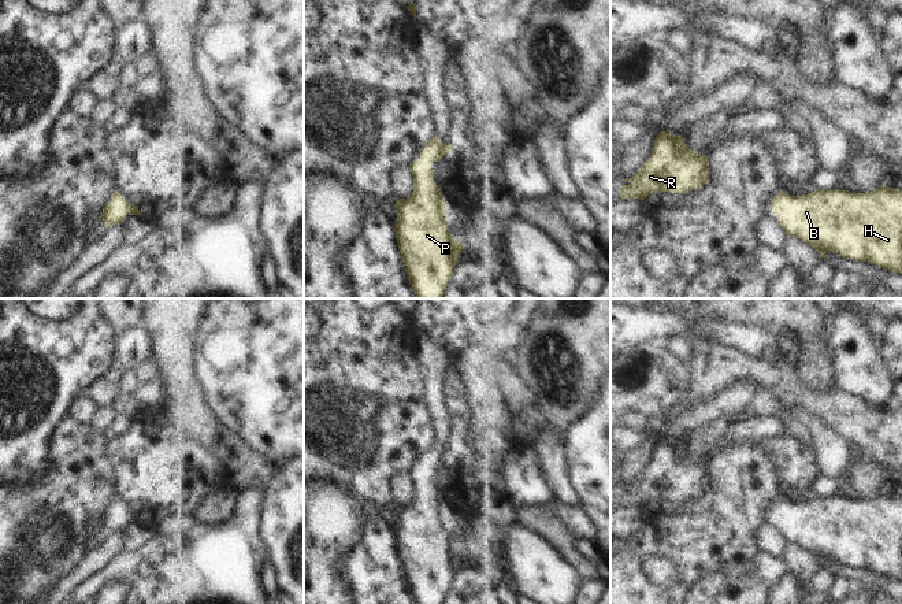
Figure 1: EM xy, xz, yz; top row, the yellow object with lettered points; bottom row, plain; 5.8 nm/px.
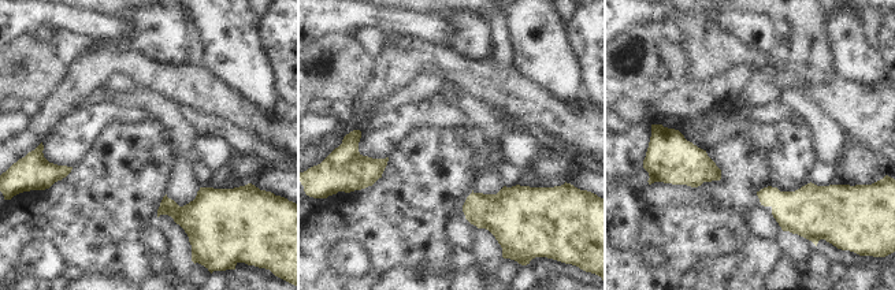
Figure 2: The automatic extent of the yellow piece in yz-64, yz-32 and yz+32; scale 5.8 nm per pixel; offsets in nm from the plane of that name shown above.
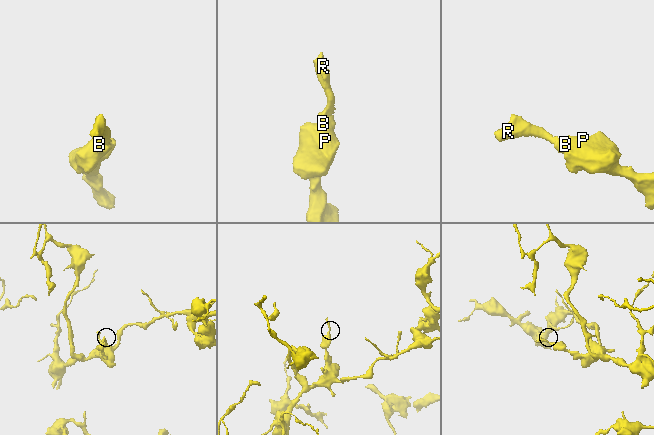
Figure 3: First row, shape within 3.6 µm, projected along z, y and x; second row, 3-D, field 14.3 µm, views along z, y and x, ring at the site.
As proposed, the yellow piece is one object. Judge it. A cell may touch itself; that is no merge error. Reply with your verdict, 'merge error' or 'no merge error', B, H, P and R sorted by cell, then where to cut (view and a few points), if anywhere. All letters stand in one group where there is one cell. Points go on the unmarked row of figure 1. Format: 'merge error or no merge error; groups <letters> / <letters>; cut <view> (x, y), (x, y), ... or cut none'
no merge error; groups B H P R; cut none

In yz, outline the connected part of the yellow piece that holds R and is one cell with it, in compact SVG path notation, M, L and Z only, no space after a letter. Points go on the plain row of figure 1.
M661 438L636 482L620 488L631 489L620 493L620 505L645 507L656 499L687 500L710 488L708 462L688 456L683 444Z

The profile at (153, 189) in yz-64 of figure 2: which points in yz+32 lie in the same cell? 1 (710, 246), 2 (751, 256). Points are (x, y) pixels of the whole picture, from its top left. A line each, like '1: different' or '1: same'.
1: same
2: different

